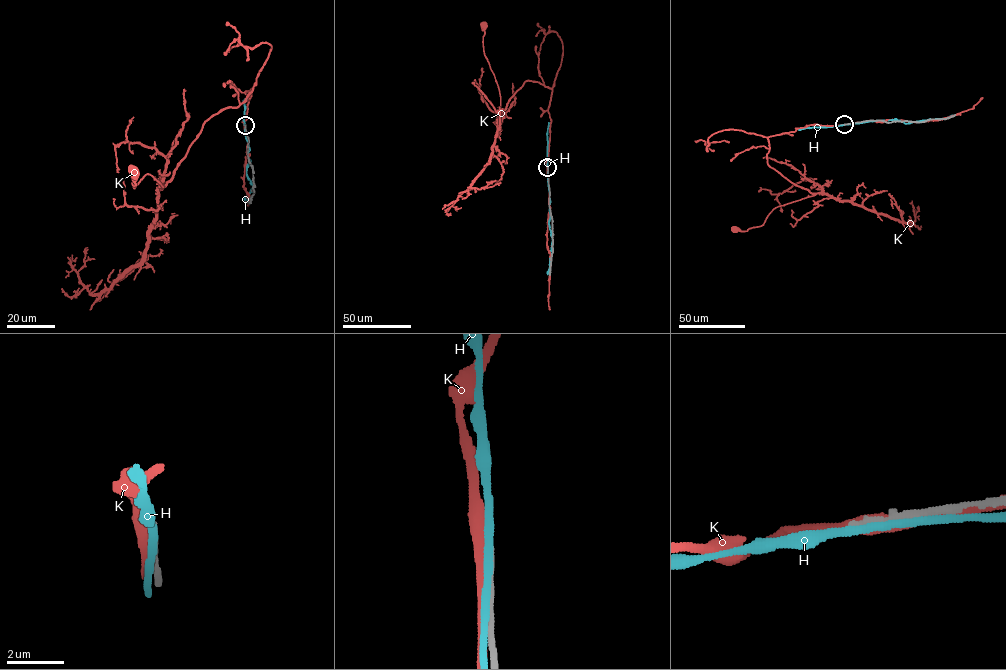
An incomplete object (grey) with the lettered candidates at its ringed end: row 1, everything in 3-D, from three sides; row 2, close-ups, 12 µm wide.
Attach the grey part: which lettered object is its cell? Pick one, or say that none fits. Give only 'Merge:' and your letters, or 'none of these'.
Merge: none of these

